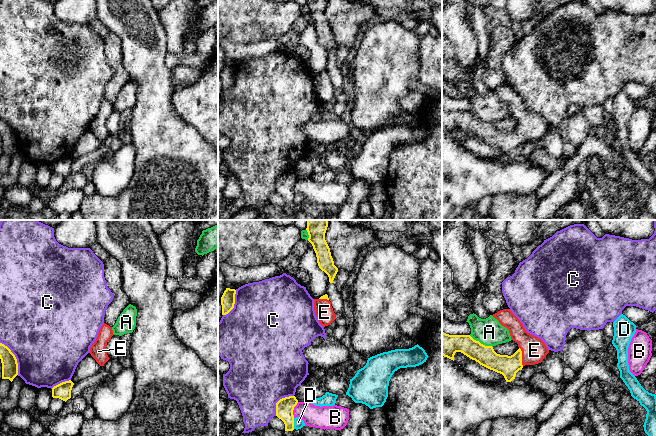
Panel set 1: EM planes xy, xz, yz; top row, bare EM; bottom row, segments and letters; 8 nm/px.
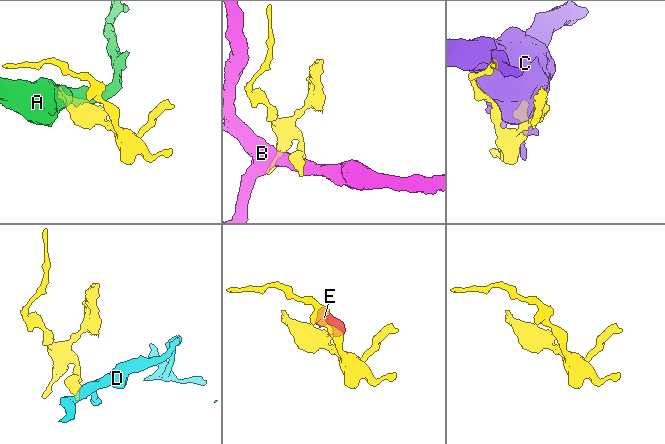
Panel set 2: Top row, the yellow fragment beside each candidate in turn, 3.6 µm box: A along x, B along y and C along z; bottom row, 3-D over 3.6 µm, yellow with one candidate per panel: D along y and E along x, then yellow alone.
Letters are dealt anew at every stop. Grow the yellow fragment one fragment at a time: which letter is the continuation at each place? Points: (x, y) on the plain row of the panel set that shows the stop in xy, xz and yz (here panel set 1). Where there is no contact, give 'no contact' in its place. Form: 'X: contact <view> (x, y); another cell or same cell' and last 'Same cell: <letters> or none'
A: contact yz (480, 119); another cell
B: contact xz (293, 185); another cell
C: contact xy (15, 133); another cell
D: contact xz (293, 199); another cell
E: contact yz (521, 132); same cell
Same cell: E

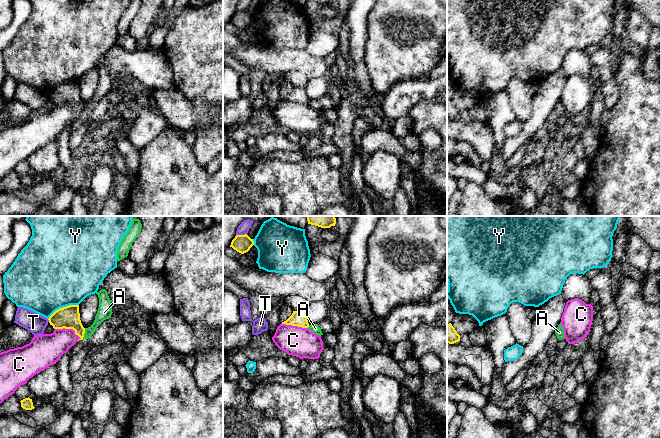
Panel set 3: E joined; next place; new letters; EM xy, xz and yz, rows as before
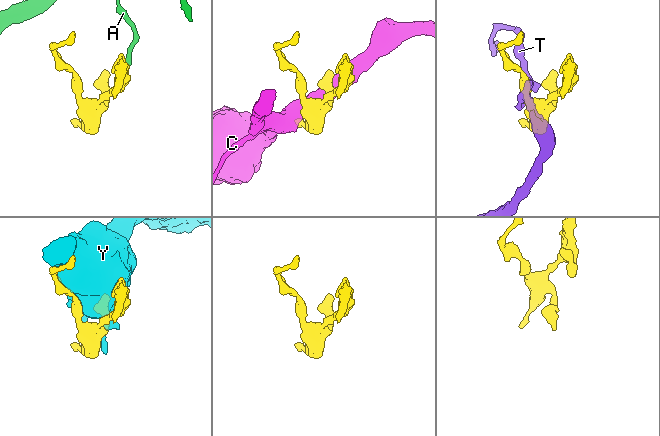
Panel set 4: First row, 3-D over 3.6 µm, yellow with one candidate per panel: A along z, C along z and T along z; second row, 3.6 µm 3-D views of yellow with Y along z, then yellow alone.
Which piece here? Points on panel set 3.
A: contact xy (84, 108); another cell
C: contact xy (69, 104); another cell
T: contact xz (241, 11); another cell
Y: contact xy (63, 83); another cell
Same cell: none

